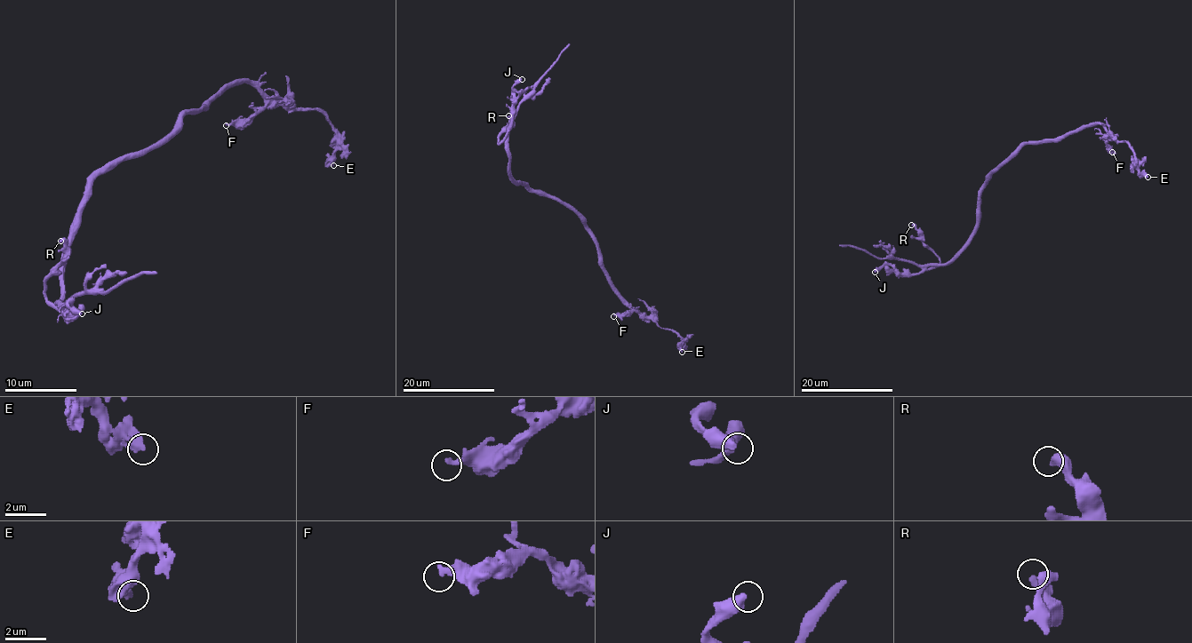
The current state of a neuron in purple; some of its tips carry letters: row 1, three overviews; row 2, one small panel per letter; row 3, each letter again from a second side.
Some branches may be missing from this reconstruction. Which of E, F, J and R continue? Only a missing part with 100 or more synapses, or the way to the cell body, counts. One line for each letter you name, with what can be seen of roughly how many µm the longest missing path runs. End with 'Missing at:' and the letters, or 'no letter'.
Missing at: no letter

